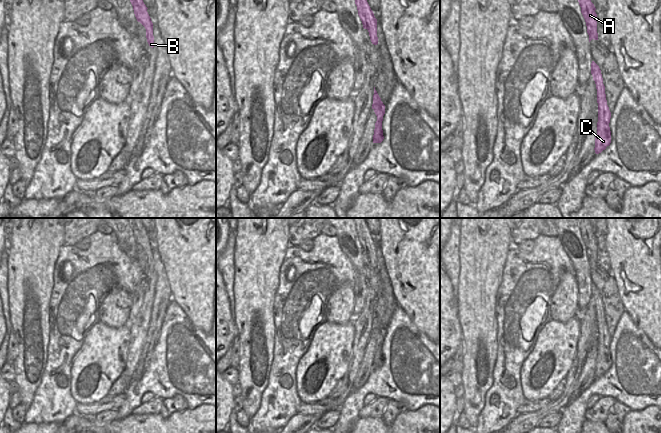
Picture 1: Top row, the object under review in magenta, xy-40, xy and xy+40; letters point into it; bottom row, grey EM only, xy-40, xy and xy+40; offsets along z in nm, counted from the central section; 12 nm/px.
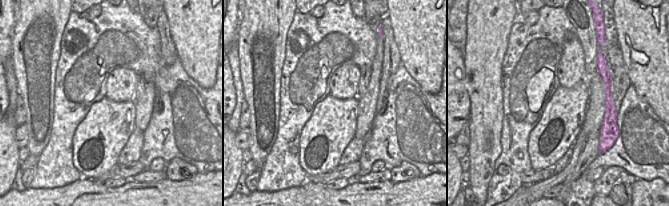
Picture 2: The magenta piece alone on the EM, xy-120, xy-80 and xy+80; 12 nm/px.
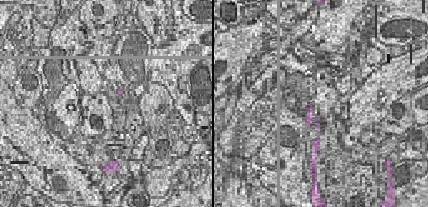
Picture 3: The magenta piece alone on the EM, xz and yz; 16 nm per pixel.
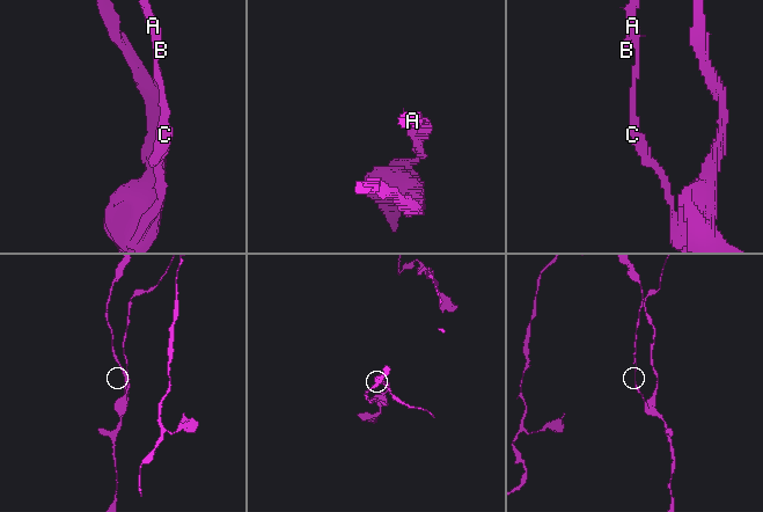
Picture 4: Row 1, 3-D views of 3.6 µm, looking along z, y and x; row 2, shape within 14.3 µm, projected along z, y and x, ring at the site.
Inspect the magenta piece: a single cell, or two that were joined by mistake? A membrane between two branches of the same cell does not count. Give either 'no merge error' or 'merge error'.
merge error

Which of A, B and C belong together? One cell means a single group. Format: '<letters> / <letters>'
A B / C

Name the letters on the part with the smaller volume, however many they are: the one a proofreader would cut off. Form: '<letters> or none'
A, B.

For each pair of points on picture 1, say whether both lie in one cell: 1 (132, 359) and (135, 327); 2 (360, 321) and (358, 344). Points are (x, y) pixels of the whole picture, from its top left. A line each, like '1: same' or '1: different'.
1: same
2: same

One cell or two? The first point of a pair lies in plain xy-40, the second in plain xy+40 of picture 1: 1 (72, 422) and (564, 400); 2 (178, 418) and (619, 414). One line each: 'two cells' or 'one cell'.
1: one cell
2: two cells

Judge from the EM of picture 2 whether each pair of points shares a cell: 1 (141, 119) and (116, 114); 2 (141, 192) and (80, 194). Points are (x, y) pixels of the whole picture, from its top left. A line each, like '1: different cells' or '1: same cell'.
1: different cells
2: same cell

